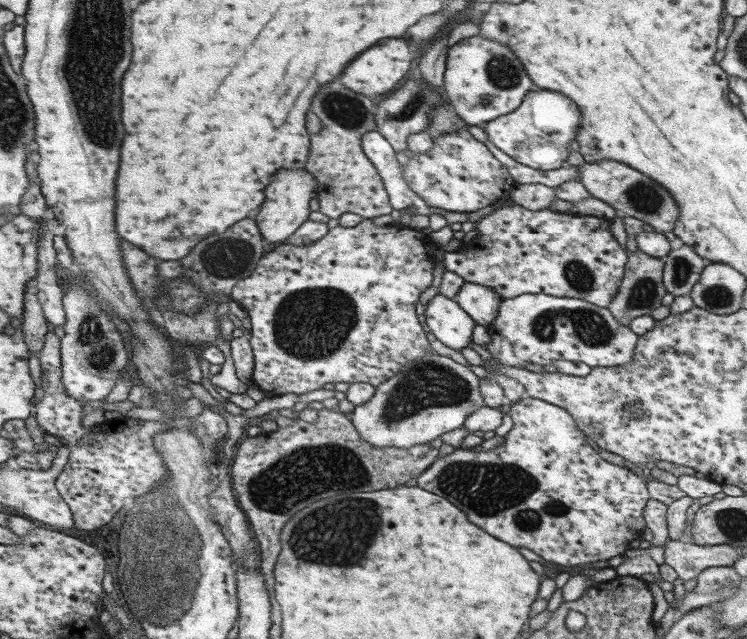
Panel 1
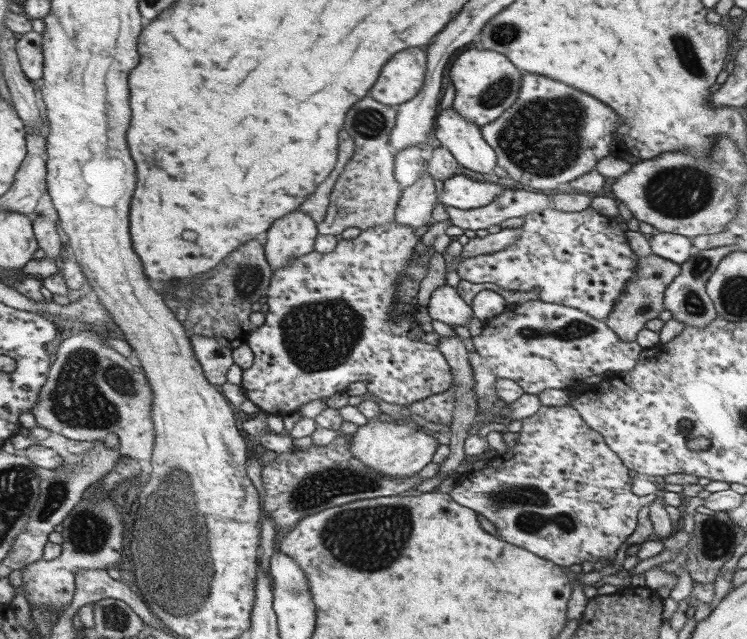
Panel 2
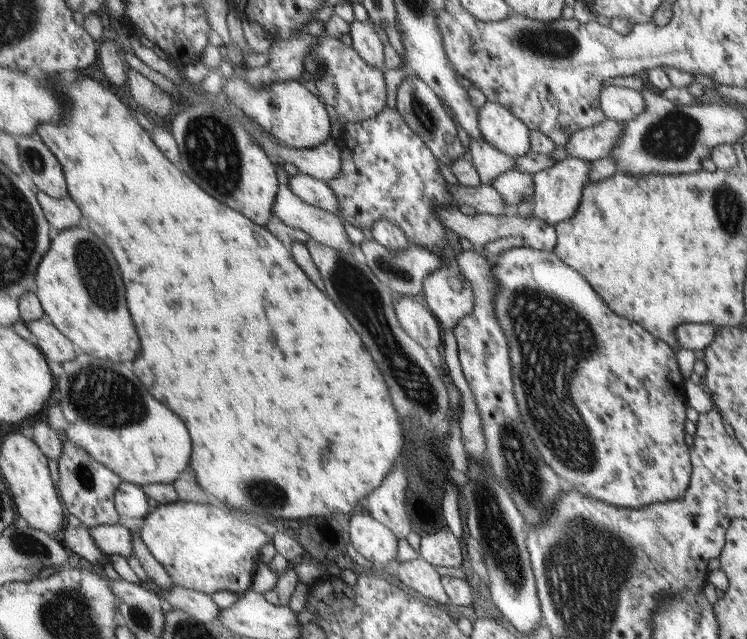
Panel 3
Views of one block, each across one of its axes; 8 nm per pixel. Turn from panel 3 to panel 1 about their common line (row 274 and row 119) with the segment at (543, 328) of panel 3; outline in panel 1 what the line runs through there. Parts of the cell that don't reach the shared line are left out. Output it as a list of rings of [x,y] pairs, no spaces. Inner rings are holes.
[[[536,89],[527,92],[523,100],[523,108],[515,108],[515,112],[499,116],[481,125],[487,139],[501,152],[525,166],[549,171],[561,166],[563,158],[568,155],[567,146],[576,138],[581,126],[582,113],[577,110],[575,102],[559,92]]]

